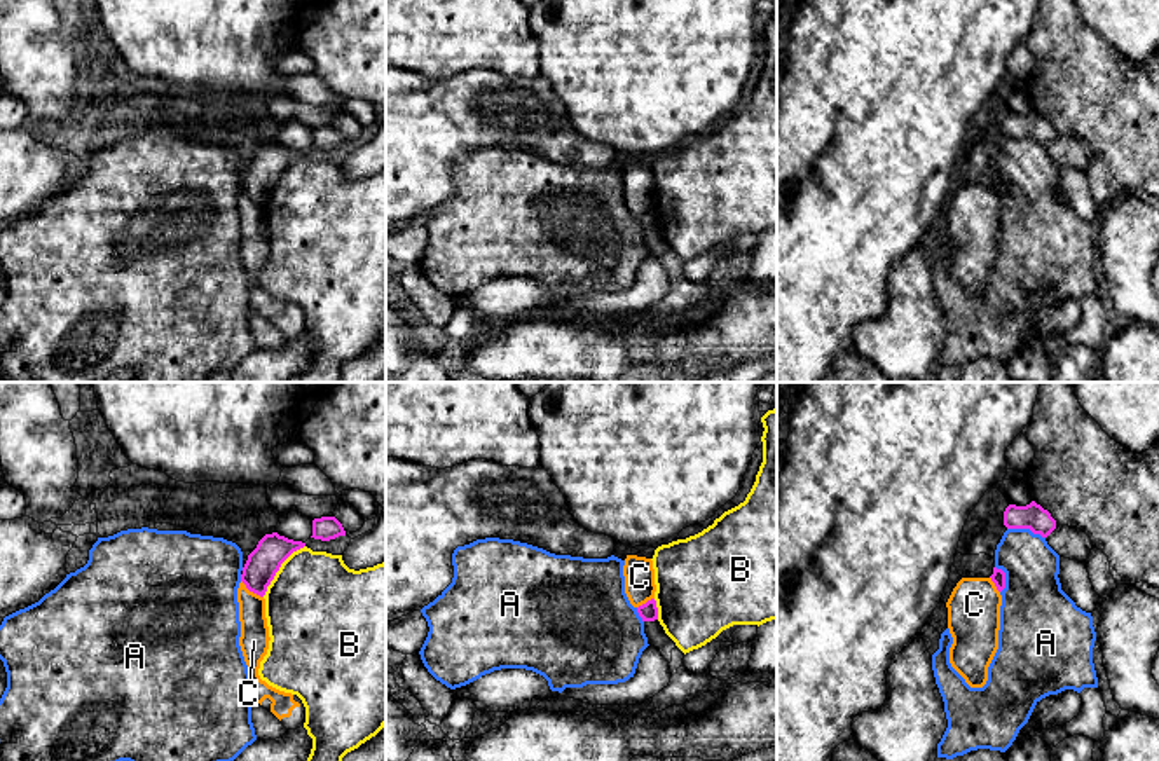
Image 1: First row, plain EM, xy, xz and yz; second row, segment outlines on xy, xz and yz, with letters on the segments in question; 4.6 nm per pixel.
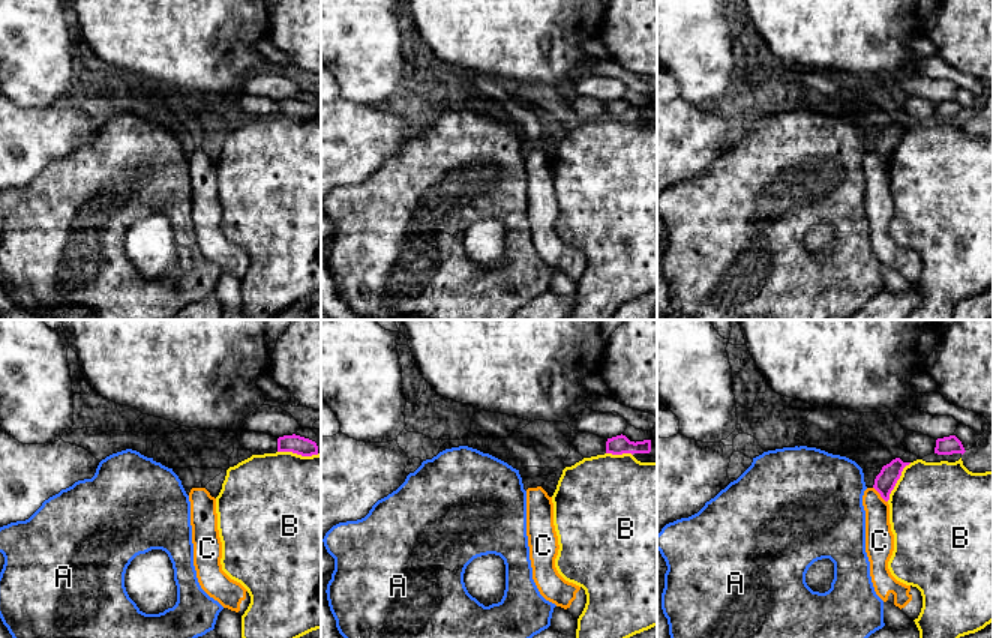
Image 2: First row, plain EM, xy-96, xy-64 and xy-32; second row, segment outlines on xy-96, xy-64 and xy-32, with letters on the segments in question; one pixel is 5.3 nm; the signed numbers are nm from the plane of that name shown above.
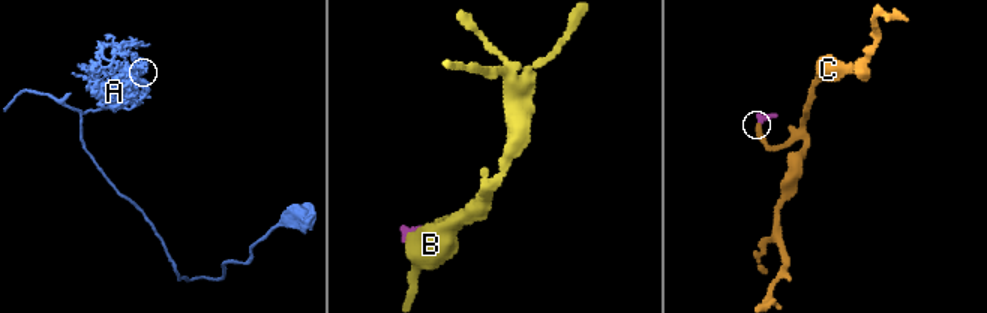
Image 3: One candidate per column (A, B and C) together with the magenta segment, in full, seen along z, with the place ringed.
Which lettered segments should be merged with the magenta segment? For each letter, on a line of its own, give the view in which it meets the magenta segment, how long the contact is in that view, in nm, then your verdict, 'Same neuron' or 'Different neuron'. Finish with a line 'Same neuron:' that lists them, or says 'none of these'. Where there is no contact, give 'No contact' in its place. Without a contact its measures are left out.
A: Touches magenta in yz. Shared border 180 nm. Different neuron
B: Touches magenta in xy. Shared border 300 nm. Different neuron
C: Touches magenta in xy. Shared border 130 nm. Same neuron
Same neuron: C

